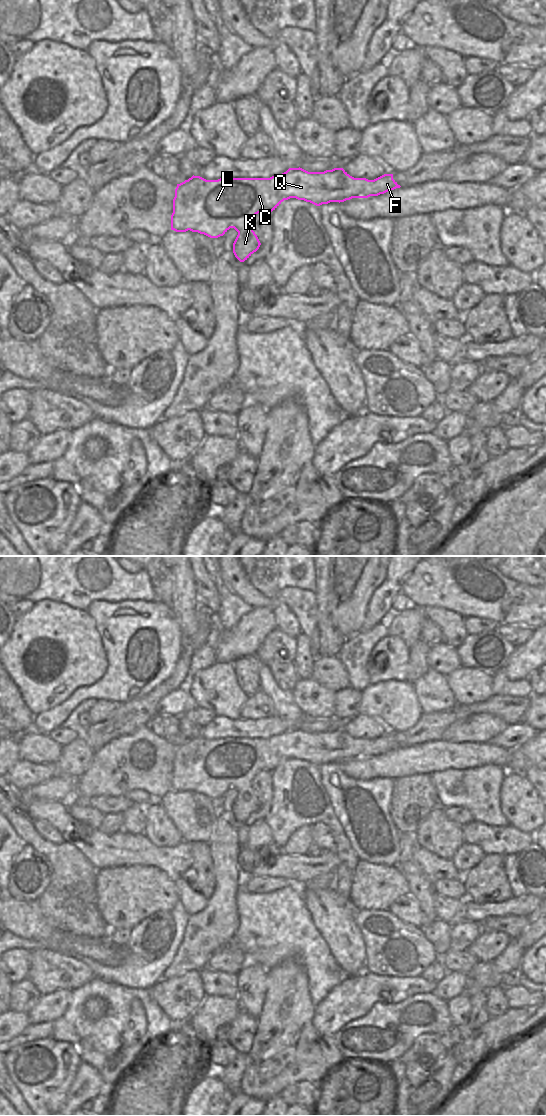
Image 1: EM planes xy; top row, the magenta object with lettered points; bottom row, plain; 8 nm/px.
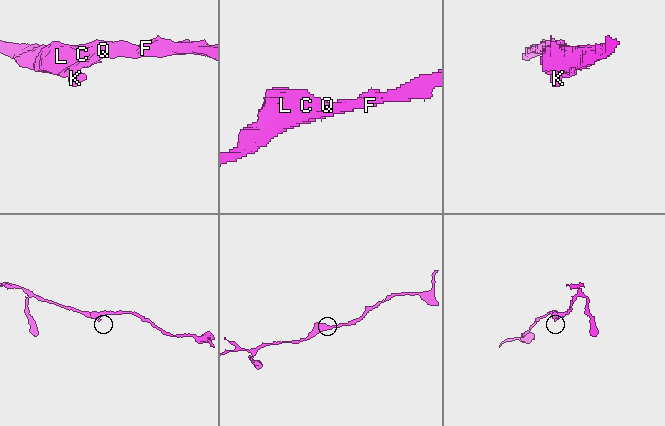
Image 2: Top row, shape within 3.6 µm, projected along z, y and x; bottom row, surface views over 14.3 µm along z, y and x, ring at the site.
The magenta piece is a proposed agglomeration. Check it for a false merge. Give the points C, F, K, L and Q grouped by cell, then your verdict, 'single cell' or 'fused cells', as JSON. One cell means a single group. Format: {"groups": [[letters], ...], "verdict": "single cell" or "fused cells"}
{"groups": [["C", "F", "K", "L", "Q"]], "verdict": "single cell"}

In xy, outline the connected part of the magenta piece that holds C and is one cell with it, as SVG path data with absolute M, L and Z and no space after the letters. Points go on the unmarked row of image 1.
M289 728L270 738L206 740L193 735L177 744L175 749L171 790L190 790L218 798L234 788L238 795L233 803L233 813L244 822L261 805L251 781L262 771L272 772L284 760L296 758L320 766L378 756L400 747L393 734L368 740L354 738L343 728L324 732Z

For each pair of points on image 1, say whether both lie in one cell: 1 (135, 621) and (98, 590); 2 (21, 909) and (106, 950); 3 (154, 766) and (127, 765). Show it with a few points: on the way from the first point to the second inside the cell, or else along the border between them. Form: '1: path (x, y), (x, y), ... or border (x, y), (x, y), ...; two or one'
1: border (134, 599), (94, 600), (88, 607); two
2: path (42, 930), (59, 941), (85, 946); one
3: path (147, 765), (134, 765); one

